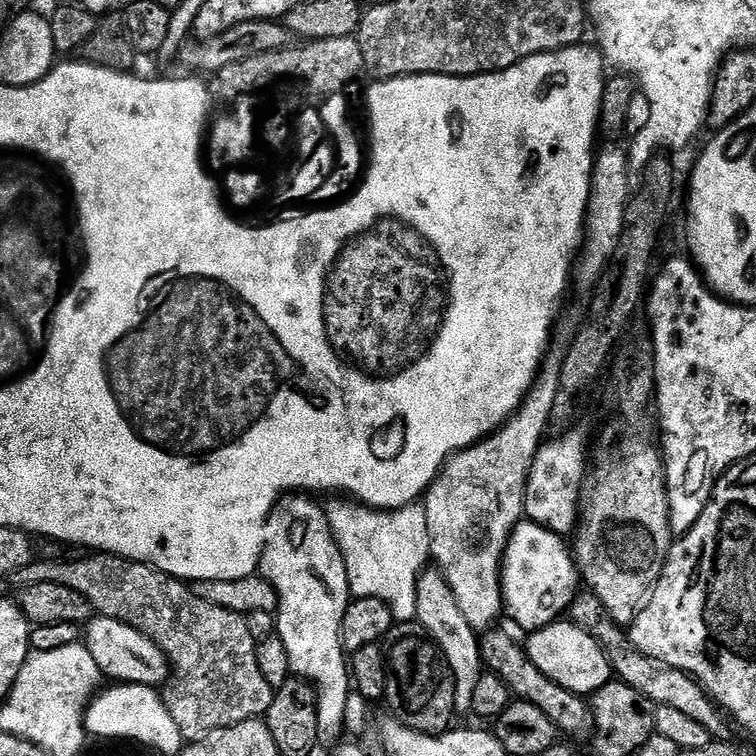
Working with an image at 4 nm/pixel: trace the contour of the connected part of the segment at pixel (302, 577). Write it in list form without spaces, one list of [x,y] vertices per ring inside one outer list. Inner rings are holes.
[[[285,494],[276,501],[264,527],[264,549],[260,555],[259,575],[274,586],[280,605],[276,607],[275,635],[286,646],[292,676],[316,687],[318,698],[318,730],[321,741],[332,740],[345,731],[346,702],[350,691],[350,660],[342,638],[342,618],[350,603],[346,562],[332,533],[327,511],[315,504],[308,494]]]

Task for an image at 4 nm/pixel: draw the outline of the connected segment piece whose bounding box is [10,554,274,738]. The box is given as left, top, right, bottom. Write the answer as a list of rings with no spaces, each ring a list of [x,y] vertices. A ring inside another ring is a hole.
[[[88,554],[85,560],[72,560],[69,564],[33,562],[22,566],[10,577],[11,583],[16,583],[17,589],[34,586],[44,579],[78,590],[78,594],[89,600],[99,615],[128,623],[149,636],[161,648],[168,657],[172,675],[170,683],[162,692],[164,704],[170,710],[170,718],[178,722],[180,732],[185,738],[199,738],[206,732],[215,732],[217,728],[229,728],[238,722],[254,720],[267,713],[274,690],[270,682],[262,678],[262,670],[258,670],[256,653],[258,642],[254,634],[250,634],[245,613],[226,610],[222,606],[214,606],[214,602],[200,600],[196,591],[185,581],[177,580],[176,577],[152,567],[151,564],[127,560],[125,556]]]

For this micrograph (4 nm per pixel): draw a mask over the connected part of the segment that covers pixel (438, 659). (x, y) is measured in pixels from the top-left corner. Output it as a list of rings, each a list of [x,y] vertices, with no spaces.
[[[419,622],[393,623],[386,637],[386,655],[388,658],[386,701],[388,700],[389,706],[392,707],[391,715],[406,726],[431,736],[439,736],[440,733],[449,731],[453,727],[452,716],[457,715],[454,674],[446,662],[444,651],[432,641],[428,631]]]

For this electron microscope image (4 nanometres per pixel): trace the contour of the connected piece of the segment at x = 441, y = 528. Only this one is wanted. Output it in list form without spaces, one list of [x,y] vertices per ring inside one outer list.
[[[545,359],[541,369],[536,373],[536,381],[528,395],[524,397],[520,408],[501,428],[496,429],[484,439],[463,448],[455,453],[441,467],[440,475],[433,480],[422,503],[426,510],[428,537],[432,543],[431,559],[436,560],[435,567],[446,578],[454,598],[458,602],[458,610],[477,630],[488,630],[493,627],[496,615],[502,612],[502,593],[500,590],[500,570],[504,567],[504,551],[517,524],[524,516],[524,495],[530,466],[538,454],[540,445],[546,439],[550,425],[548,419],[554,410],[554,397],[558,395],[560,385],[559,359]]]

